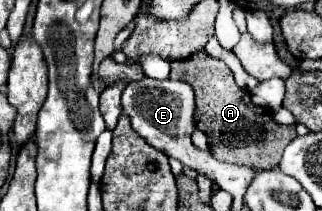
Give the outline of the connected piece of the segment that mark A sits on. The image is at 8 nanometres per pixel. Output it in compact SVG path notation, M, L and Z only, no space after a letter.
M205 50L193 54L193 58L171 62L169 78L183 80L195 90L195 126L209 136L211 154L221 162L243 162L269 170L279 164L285 146L297 136L295 126L279 126L273 122L271 110L251 104L249 92L235 84L233 72L227 68L227 64L211 58Z

